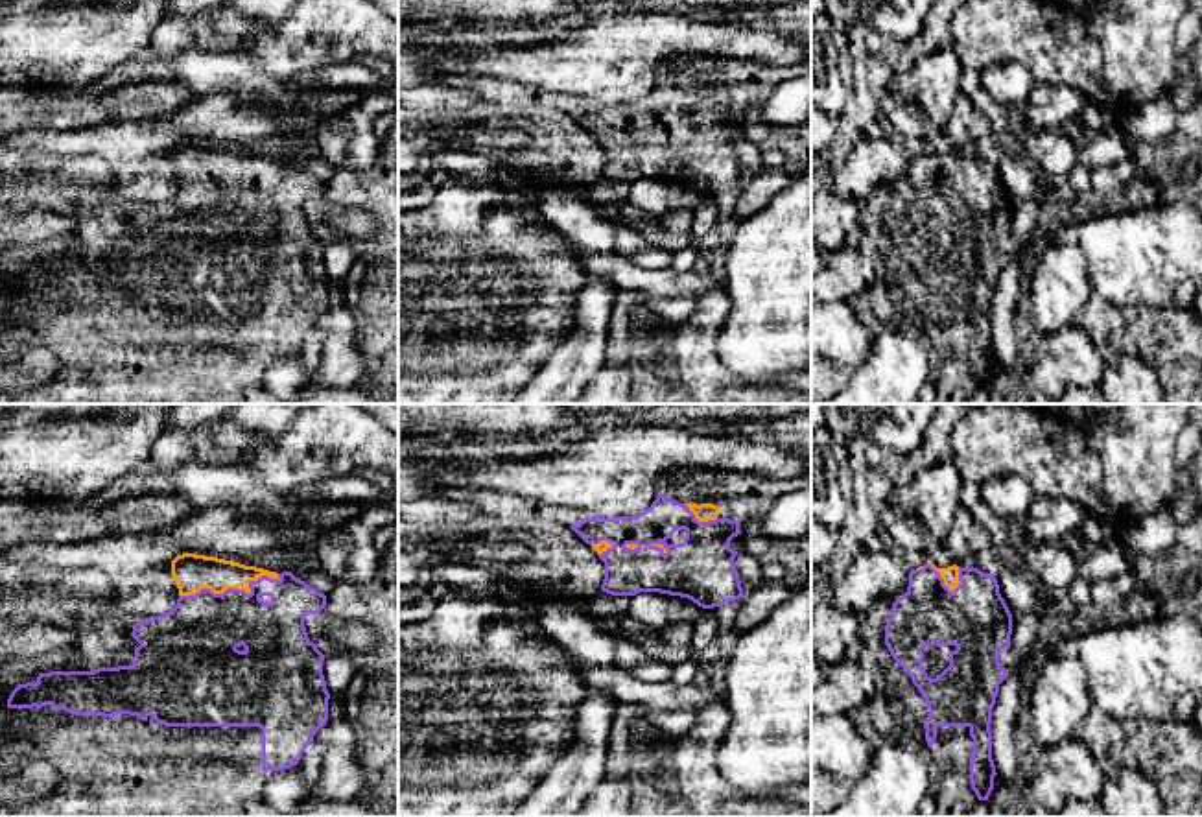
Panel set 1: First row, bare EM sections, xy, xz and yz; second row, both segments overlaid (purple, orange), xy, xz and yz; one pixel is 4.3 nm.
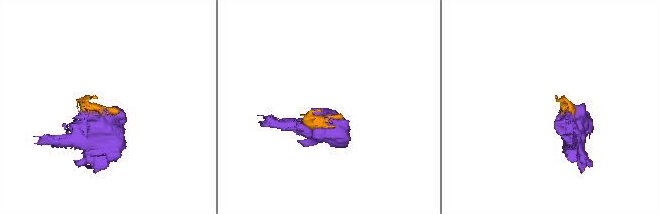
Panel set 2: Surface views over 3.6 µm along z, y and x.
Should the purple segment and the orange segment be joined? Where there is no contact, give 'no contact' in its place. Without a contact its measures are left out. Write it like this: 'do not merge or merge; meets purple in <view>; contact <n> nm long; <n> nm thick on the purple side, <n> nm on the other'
merge; meets purple in xy; contact 460 nm long; 340 nm thick on the purple side, 160 nm on the other

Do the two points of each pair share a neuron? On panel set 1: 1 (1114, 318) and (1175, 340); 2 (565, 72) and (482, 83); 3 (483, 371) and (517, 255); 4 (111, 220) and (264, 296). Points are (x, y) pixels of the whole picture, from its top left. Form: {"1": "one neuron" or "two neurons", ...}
{"1": "one neuron", "2": "two neurons", "3": "one neuron", "4": "one neuron"}

